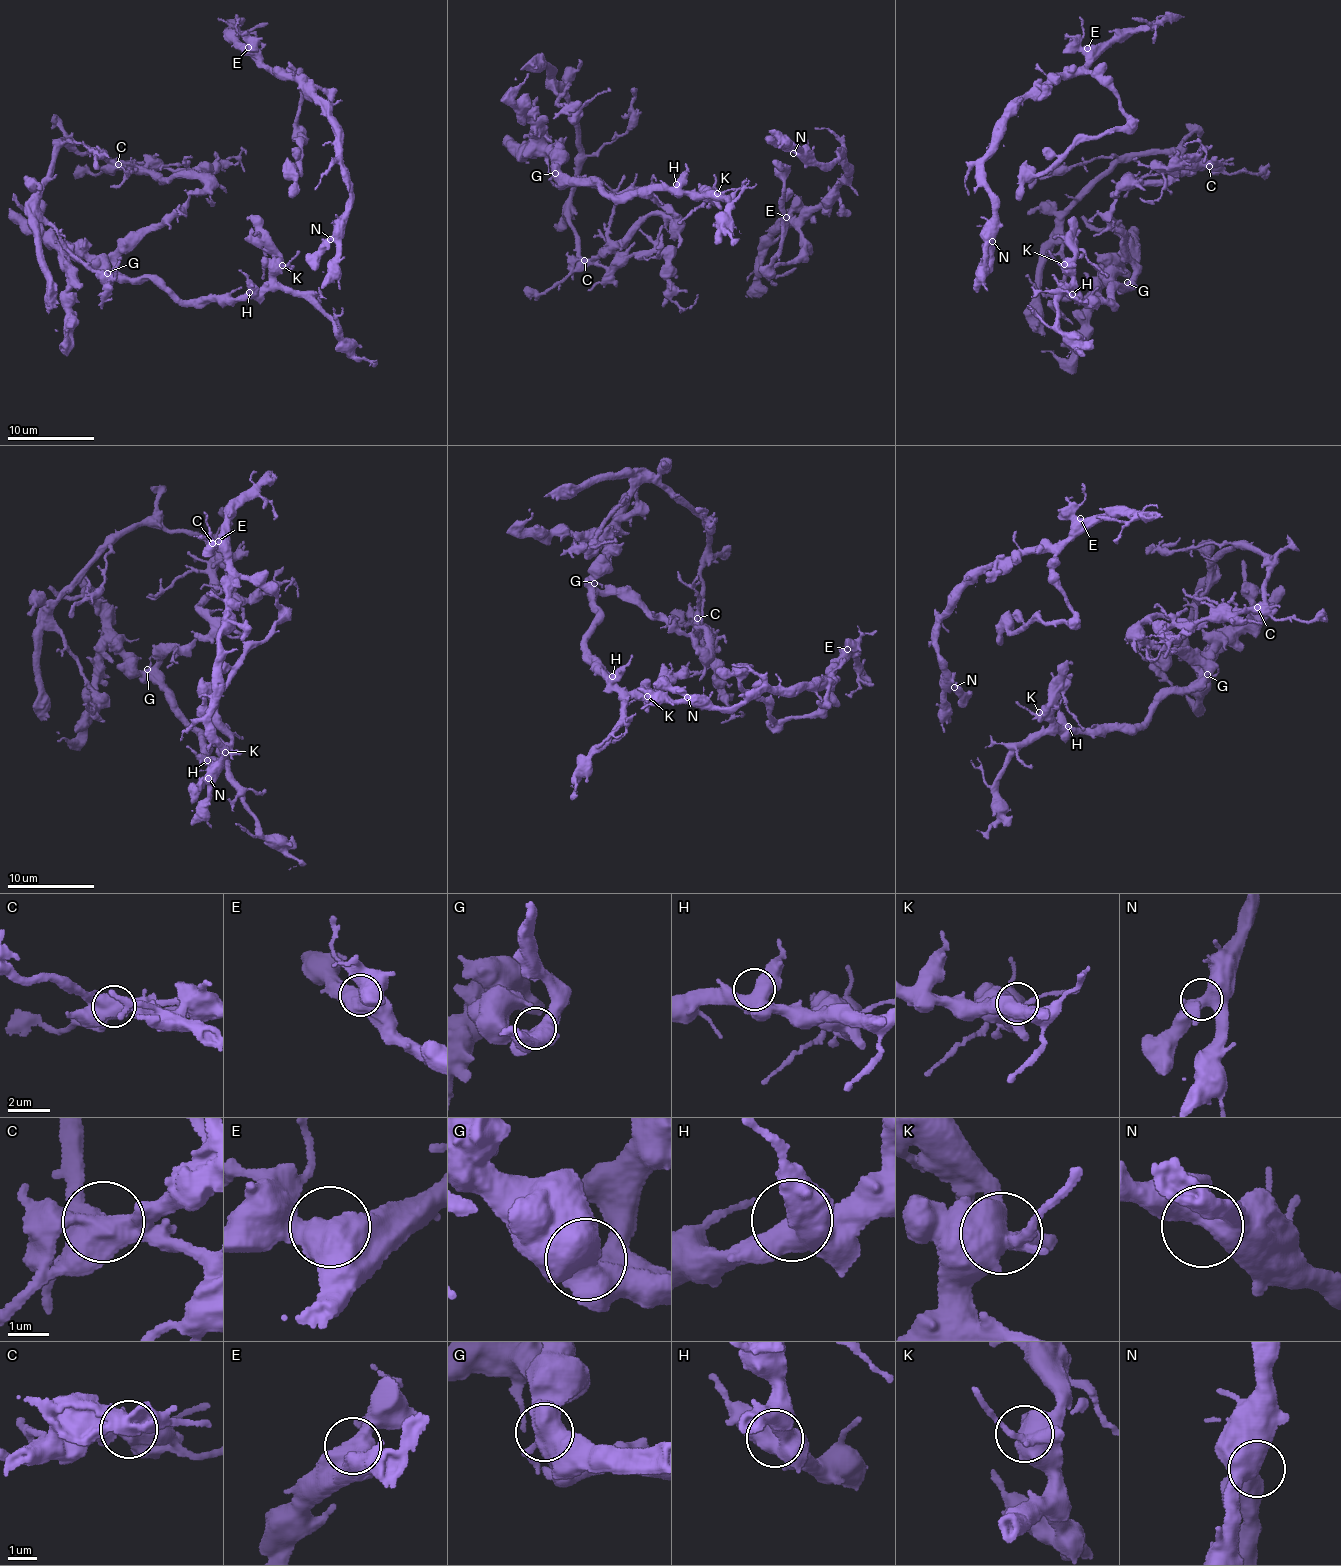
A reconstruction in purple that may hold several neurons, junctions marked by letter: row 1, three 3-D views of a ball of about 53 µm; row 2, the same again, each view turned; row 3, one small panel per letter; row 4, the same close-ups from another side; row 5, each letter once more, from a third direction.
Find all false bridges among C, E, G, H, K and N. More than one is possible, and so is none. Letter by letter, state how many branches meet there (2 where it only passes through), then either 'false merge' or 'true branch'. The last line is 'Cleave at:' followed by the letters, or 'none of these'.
C: 2 | false merge
E: 2 | true branch
G: 2 | true branch
H: 2 | true branch
K: 4 | true branch
N: 3 | true branch
Cleave at: C

